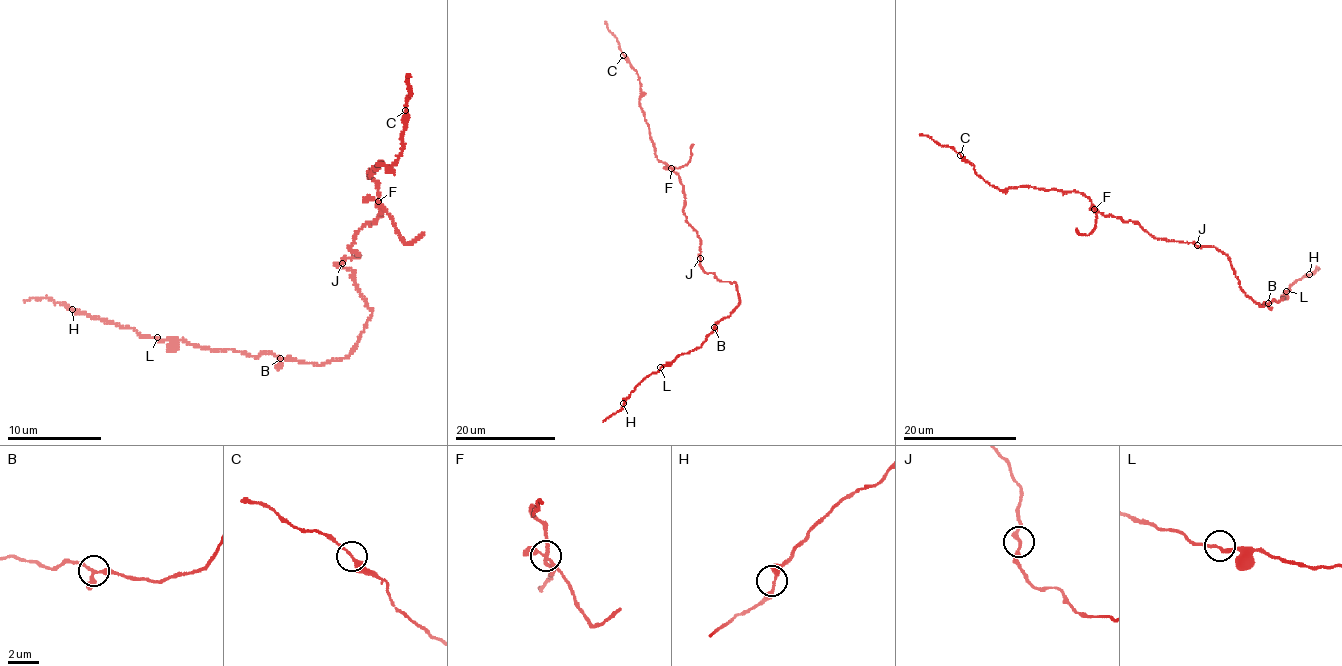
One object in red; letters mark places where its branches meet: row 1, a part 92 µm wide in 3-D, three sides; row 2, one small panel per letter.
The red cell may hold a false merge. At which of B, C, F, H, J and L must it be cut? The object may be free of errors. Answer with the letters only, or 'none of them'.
F

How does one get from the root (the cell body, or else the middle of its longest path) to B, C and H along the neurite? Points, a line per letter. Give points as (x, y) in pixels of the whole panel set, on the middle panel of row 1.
B: (700, 254), (699, 264), (705, 271), (721, 281), (736, 282), (740, 300), (730, 315), (714, 327)
C: (700, 254), (697, 232), (682, 209), (680, 177), (657, 158), (640, 106), (638, 76), (623, 55)
H: (700, 254), (699, 264), (705, 271), (721, 281), (736, 282), (739, 303), (701, 346), (653, 372), (623, 403)

